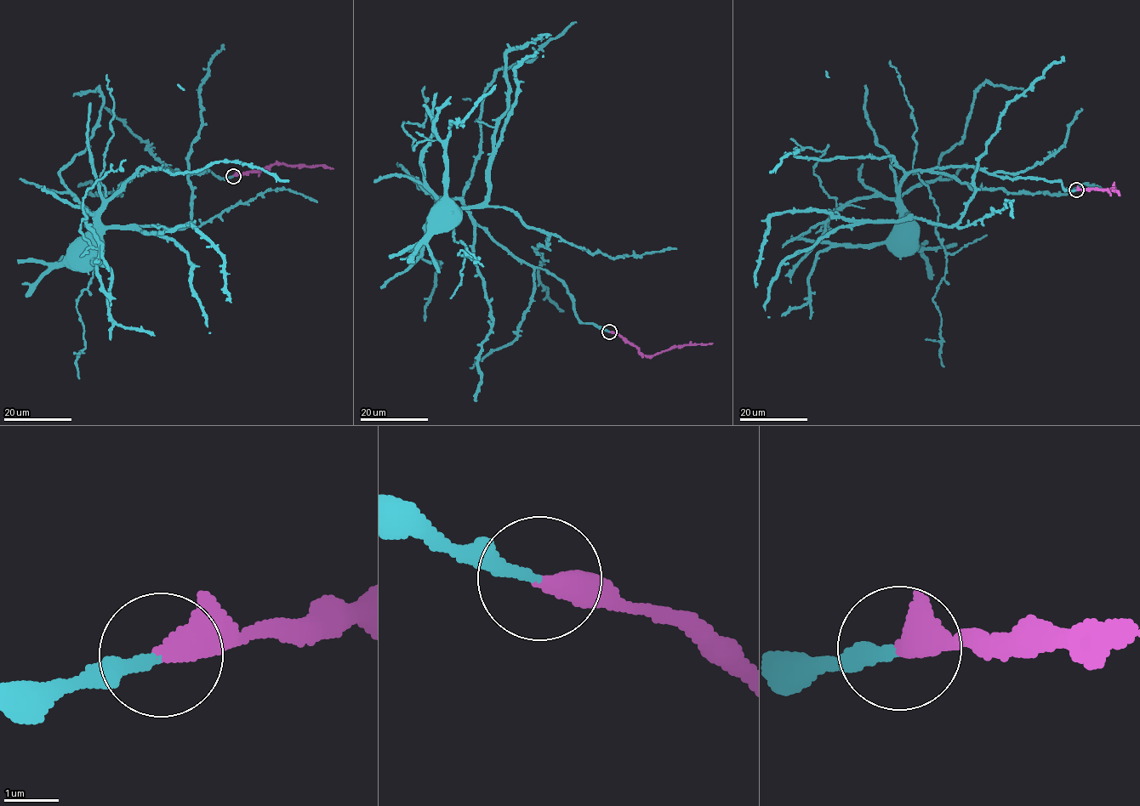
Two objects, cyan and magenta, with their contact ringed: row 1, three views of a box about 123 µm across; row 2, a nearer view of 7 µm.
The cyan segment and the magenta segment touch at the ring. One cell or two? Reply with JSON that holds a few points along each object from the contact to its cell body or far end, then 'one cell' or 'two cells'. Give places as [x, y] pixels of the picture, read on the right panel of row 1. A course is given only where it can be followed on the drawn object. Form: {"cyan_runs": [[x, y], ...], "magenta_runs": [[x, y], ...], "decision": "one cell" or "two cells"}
{"cyan_runs": [[1076, 190], [936, 167], [903, 178], [899, 207], [954, 224], [974, 191], [978, 157], [1000, 115], [1063, 56]], "magenta_runs": [[1076, 190], [1108, 190], [1114, 185], [1112, 190], [1118, 191], [1120, 195]], "decision": "one cell"}

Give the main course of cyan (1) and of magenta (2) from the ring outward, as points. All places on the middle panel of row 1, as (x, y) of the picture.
1: (609, 332), (446, 203), (545, 231), (538, 278), (561, 310)
2: (609, 332), (619, 334), (646, 355), (681, 345), (712, 343)

